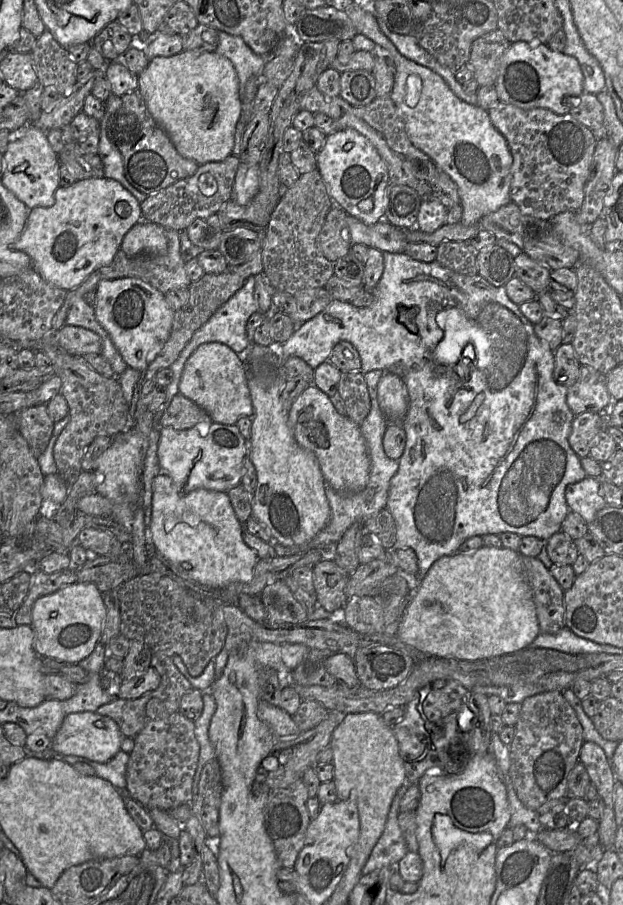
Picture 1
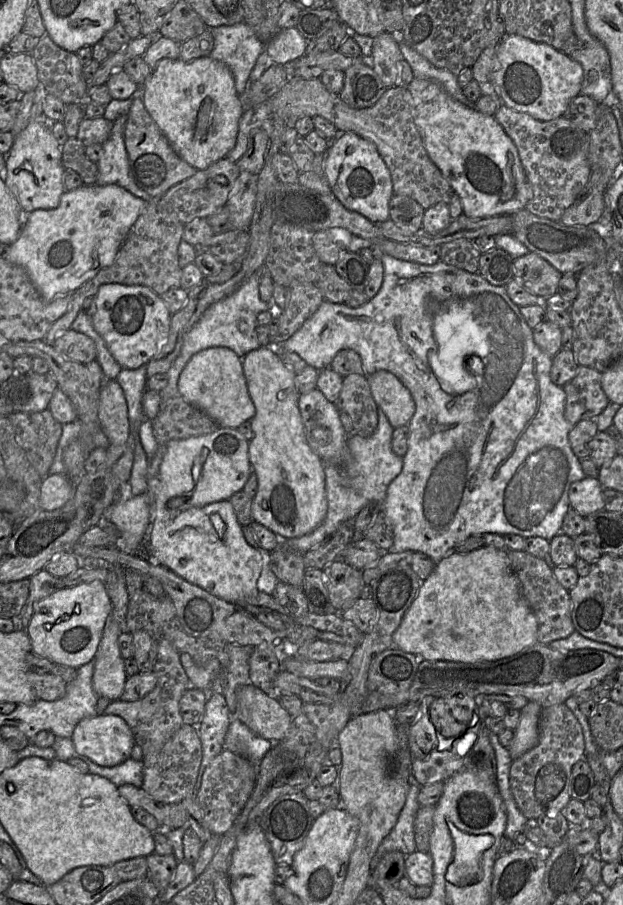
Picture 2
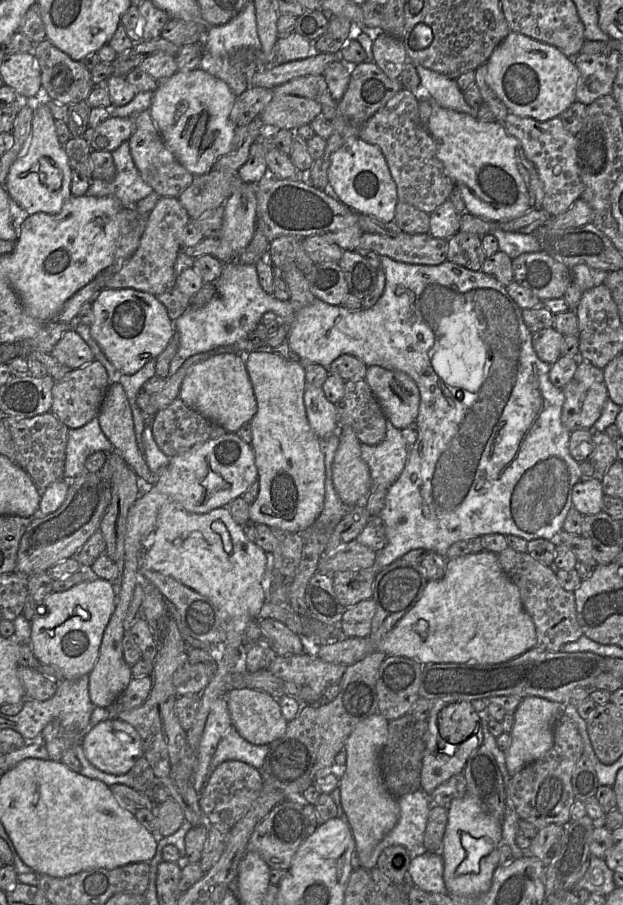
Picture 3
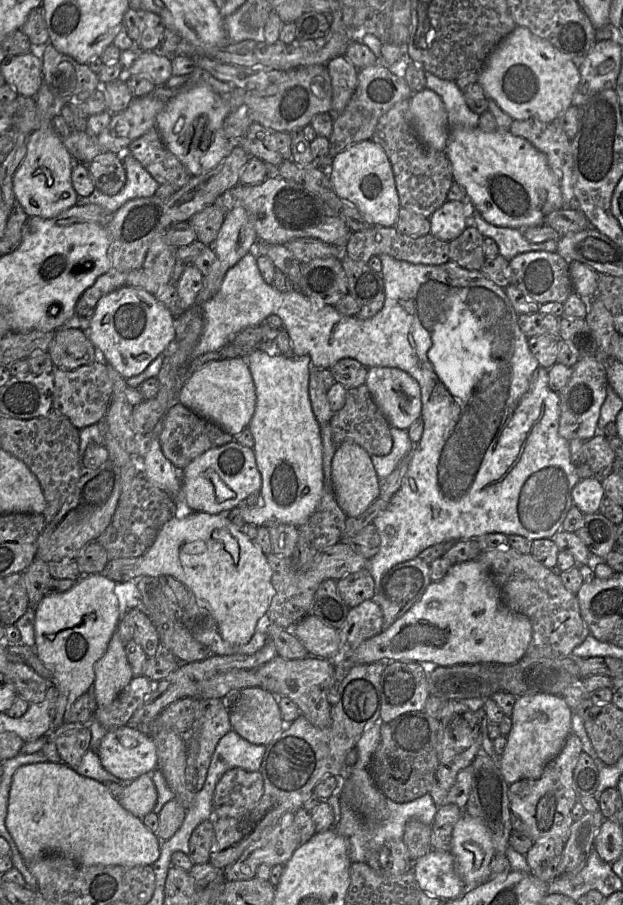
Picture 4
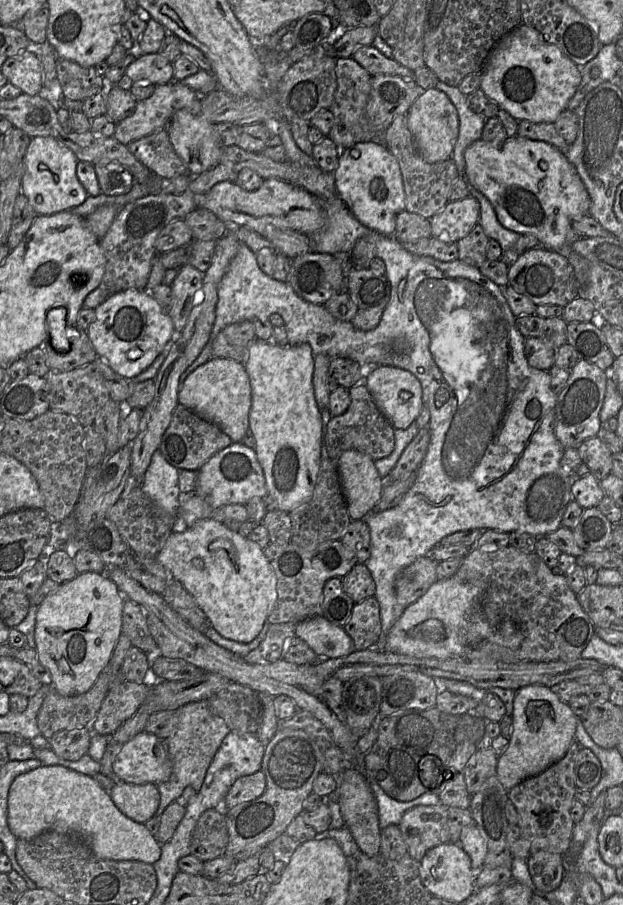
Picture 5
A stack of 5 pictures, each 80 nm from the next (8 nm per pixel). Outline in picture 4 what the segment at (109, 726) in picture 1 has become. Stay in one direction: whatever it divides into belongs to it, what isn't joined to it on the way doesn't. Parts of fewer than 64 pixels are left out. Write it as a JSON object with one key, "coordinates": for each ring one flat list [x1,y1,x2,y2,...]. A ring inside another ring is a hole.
{"coordinates":[[127,725,109,729,96,750,105,770,126,781,133,781,157,769,154,741]]}

